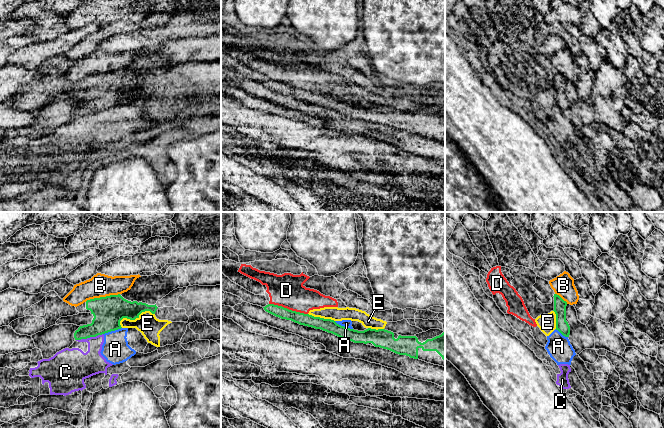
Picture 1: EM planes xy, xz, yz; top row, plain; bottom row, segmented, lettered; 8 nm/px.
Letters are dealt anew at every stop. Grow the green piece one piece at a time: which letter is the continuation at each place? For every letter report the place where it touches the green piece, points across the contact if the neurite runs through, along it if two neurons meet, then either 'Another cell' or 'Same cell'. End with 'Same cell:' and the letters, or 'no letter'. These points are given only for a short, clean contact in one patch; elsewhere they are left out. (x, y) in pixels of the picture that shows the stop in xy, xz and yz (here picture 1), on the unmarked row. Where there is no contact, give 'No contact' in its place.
A: Touches green at xy (112, 106). Boundary: xy (121, 103), (103, 110). Another cell
B: Touches green at xy (102, 73). Another cell
C: Touches green at xy (89, 113). Boundary: xy (102, 109), (76, 116). Another cell
D: Touches green at xz (288, 85). Boundary: xz (269, 79), (307, 90). Another cell
E: Touches green at xy (135, 94). Another cell
Same cell: no letter

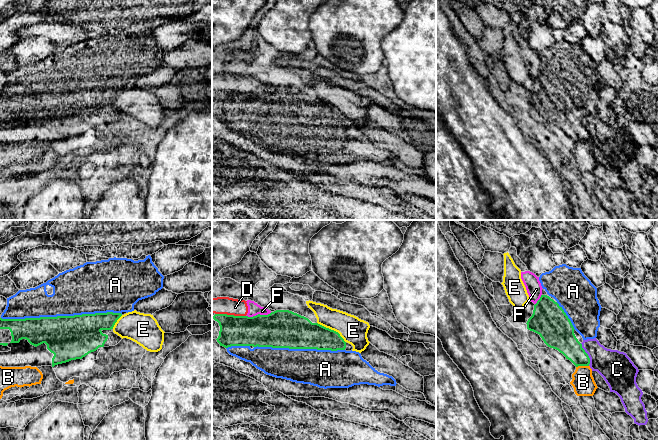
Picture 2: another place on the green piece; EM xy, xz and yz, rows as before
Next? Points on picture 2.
A: Touches green at xy (61, 92). Same cell
B: Touches green at yz (582, 141). Another cell
C: Touches green at yz (587, 130). Another cell
D: Touches green at xz (230, 91). Another cell
E: Touches green at xz (332, 106). Boundary: xz (317, 98), (335, 106), (345, 118). Another cell
F: Touches green at xz (258, 90). Another cell
Same cell: A

